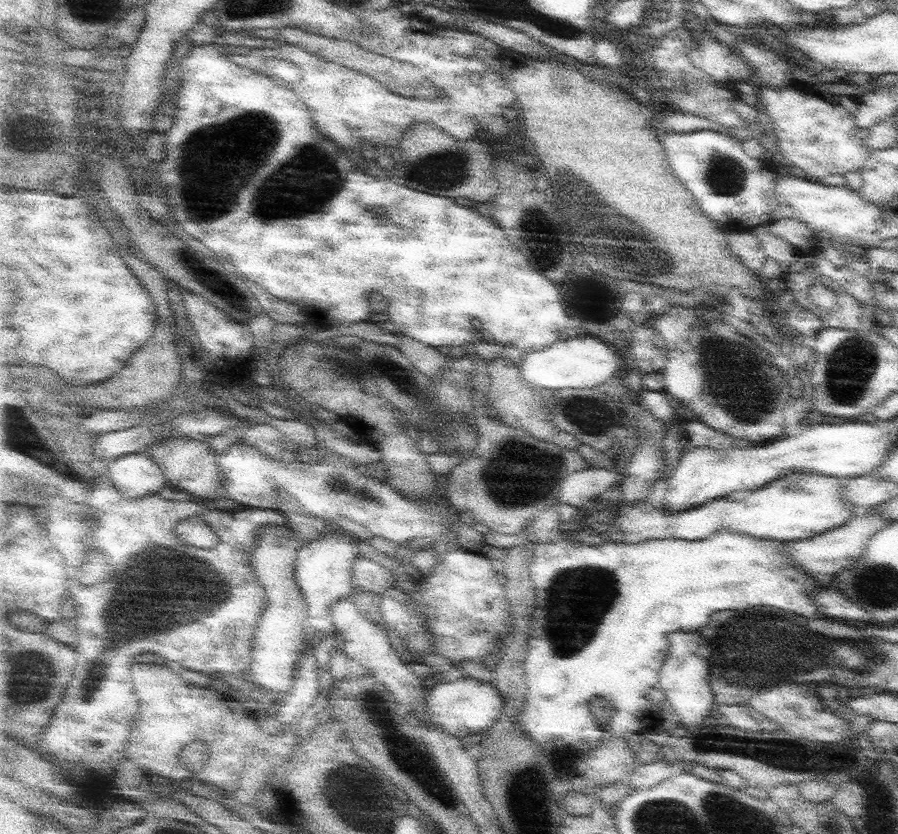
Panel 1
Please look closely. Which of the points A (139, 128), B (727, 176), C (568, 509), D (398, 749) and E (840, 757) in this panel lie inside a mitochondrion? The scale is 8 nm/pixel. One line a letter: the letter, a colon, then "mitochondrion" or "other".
A: other
B: mitochondrion
C: other
D: mitochondrion
E: other

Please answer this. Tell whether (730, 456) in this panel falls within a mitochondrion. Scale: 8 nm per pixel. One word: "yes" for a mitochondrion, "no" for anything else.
no

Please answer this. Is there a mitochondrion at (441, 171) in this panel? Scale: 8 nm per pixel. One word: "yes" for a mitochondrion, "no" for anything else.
yes

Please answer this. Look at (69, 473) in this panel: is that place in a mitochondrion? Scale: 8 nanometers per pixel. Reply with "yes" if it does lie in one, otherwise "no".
no

